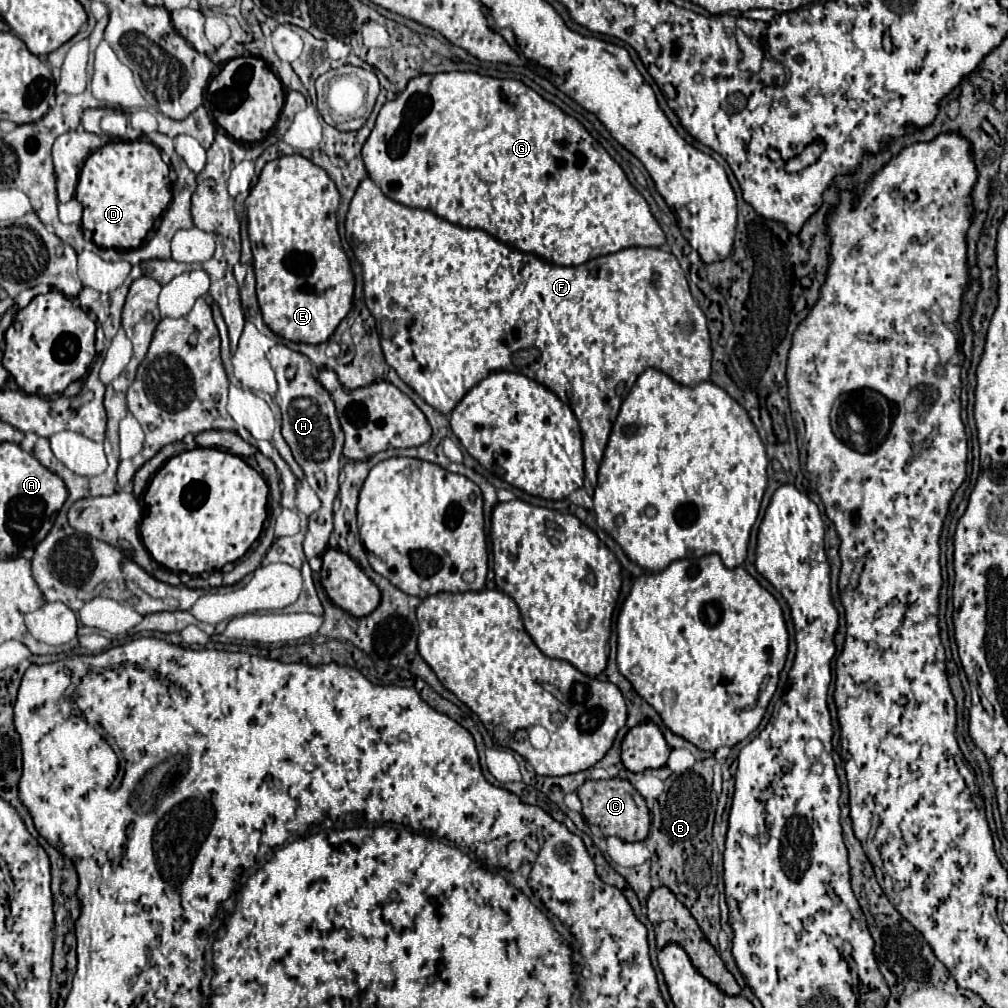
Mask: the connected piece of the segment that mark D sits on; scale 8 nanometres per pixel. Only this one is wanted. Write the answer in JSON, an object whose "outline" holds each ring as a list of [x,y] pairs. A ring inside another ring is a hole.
{"outline":[[[113,140],[95,150],[83,164],[79,174],[79,184],[75,198],[83,206],[83,228],[91,232],[93,242],[99,248],[115,248],[115,250],[131,250],[137,248],[147,232],[155,226],[167,204],[171,202],[171,180],[169,166],[161,160],[161,152],[149,140]]]}

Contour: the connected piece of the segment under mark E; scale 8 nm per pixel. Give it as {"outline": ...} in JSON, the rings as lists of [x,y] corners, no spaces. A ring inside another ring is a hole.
{"outline":[[[299,154],[281,156],[267,162],[259,174],[257,184],[251,188],[251,194],[245,200],[253,268],[257,276],[257,300],[265,324],[285,340],[307,344],[327,342],[339,322],[351,310],[353,272],[347,254],[341,248],[337,232],[337,206],[339,192],[335,188],[335,182],[327,176],[323,168]]]}

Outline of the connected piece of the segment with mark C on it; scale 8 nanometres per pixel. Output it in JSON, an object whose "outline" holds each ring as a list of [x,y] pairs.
{"outline":[[[609,778],[609,780],[587,780],[577,790],[583,810],[581,814],[589,824],[599,826],[603,836],[617,836],[625,842],[641,842],[647,838],[649,832],[649,808],[643,800],[643,796],[633,788],[629,780],[621,778]]]}

